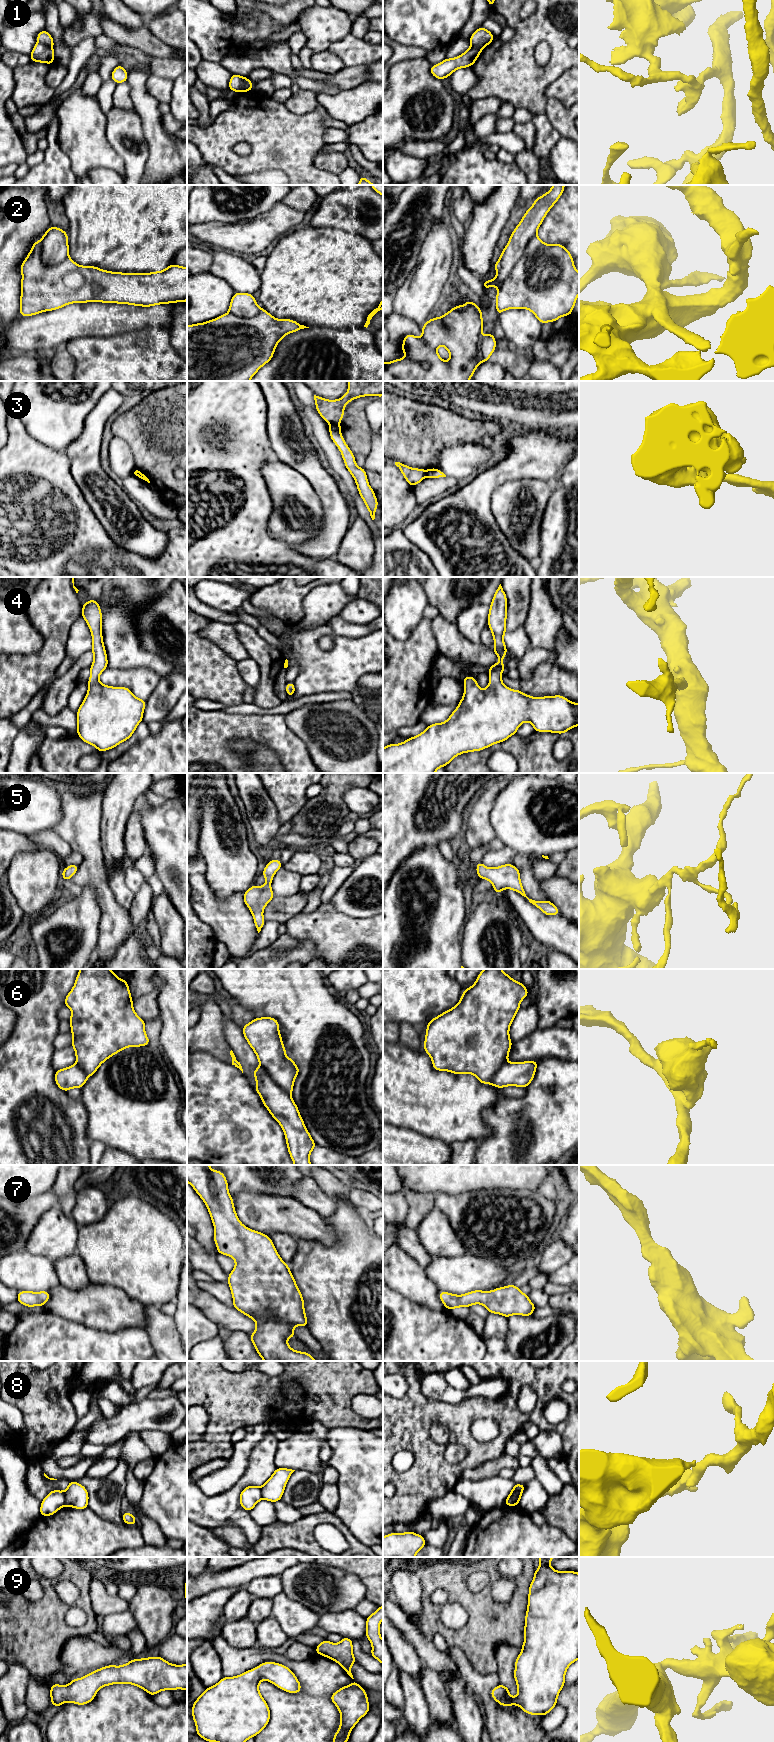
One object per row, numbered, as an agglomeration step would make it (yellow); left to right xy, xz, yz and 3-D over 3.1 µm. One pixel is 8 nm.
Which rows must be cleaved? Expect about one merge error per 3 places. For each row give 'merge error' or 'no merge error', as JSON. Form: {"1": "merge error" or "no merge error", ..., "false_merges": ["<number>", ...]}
{"1": "merge error", "2": "no merge error", "3": "merge error", "4": "no merge error", "5": "no merge error", "6": "no merge error", "7": "no merge error", "8": "merge error", "9": "no merge error", "false_merges": ["1", "3", "8"]}

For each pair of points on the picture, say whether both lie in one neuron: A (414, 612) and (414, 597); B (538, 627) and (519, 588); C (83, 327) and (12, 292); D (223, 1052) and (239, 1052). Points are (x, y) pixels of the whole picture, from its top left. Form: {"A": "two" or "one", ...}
{"A": "one", "B": "two", "C": "two", "D": "two"}

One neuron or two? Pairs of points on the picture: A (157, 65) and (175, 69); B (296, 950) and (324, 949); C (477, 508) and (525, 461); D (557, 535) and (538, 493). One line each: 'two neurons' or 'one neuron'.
A: one neuron
B: two neurons
C: one neuron
D: two neurons

